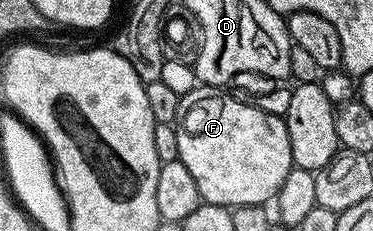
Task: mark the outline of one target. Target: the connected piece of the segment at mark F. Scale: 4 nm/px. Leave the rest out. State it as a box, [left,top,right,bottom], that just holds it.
[175,86,294,205]

